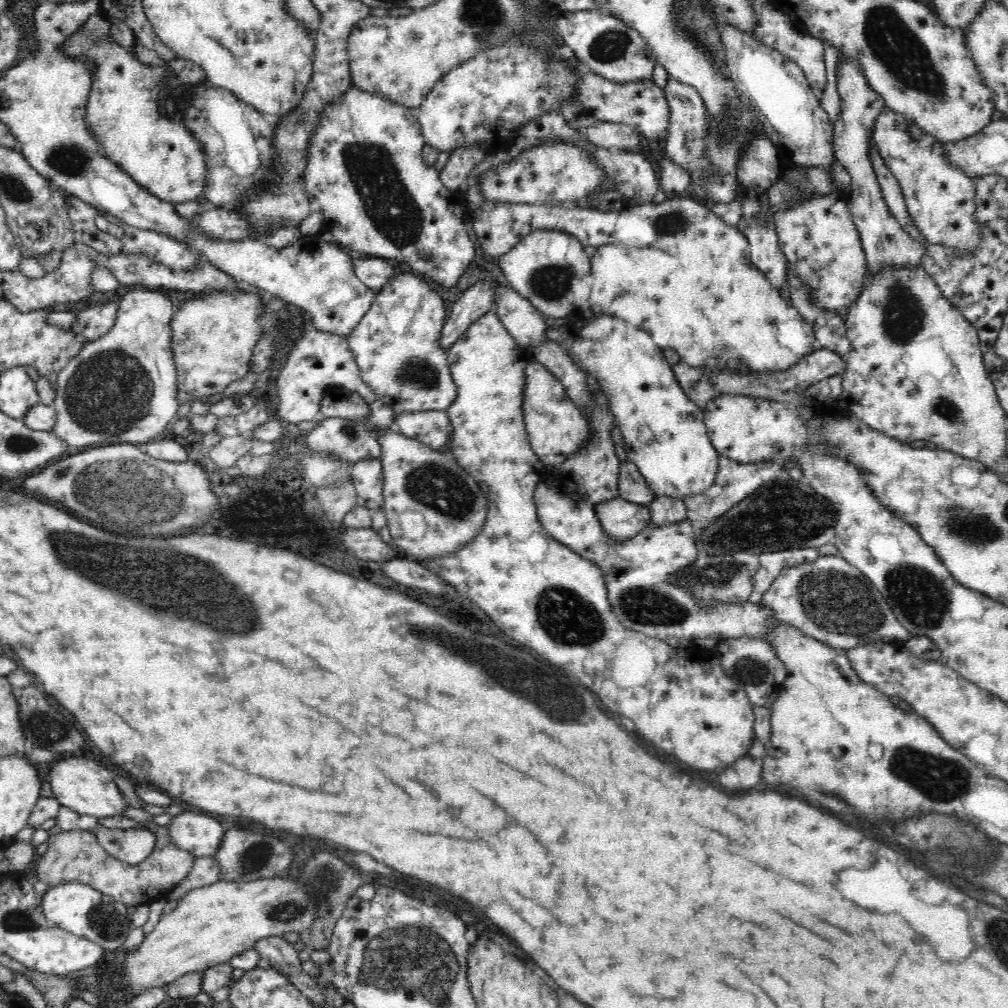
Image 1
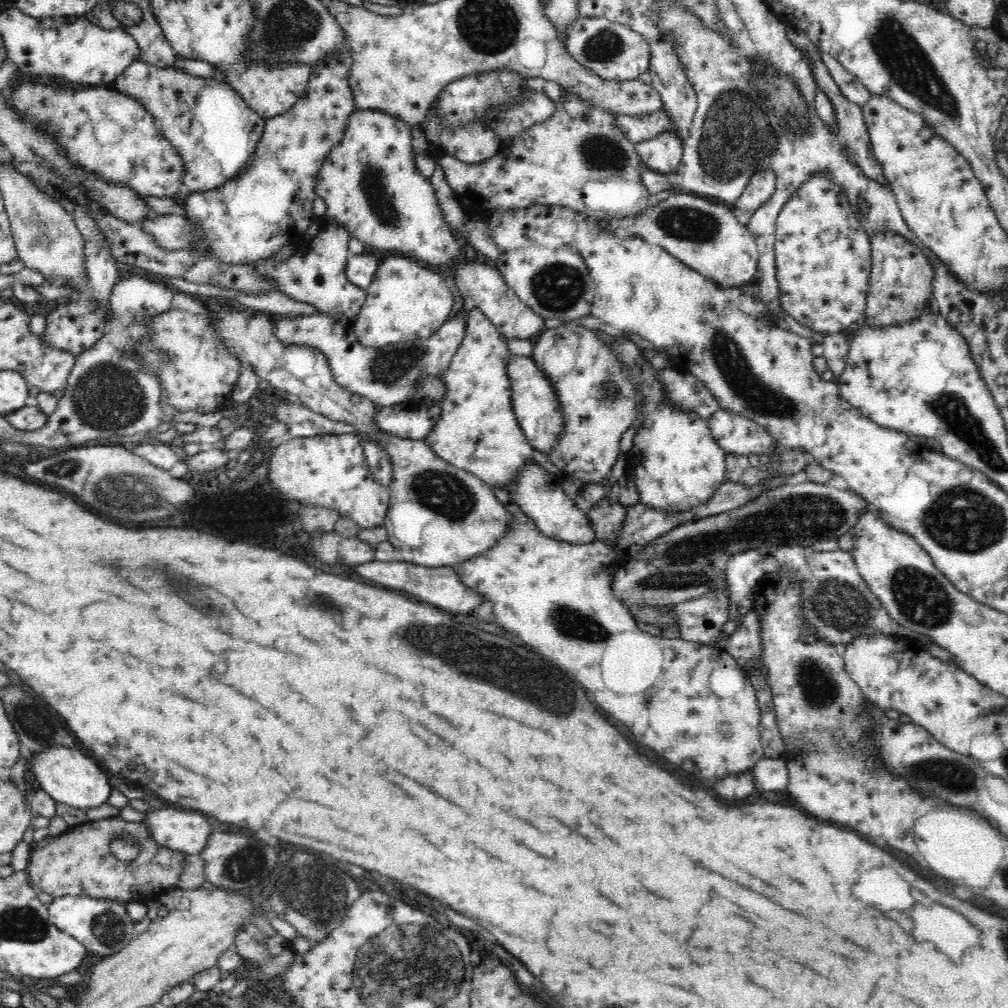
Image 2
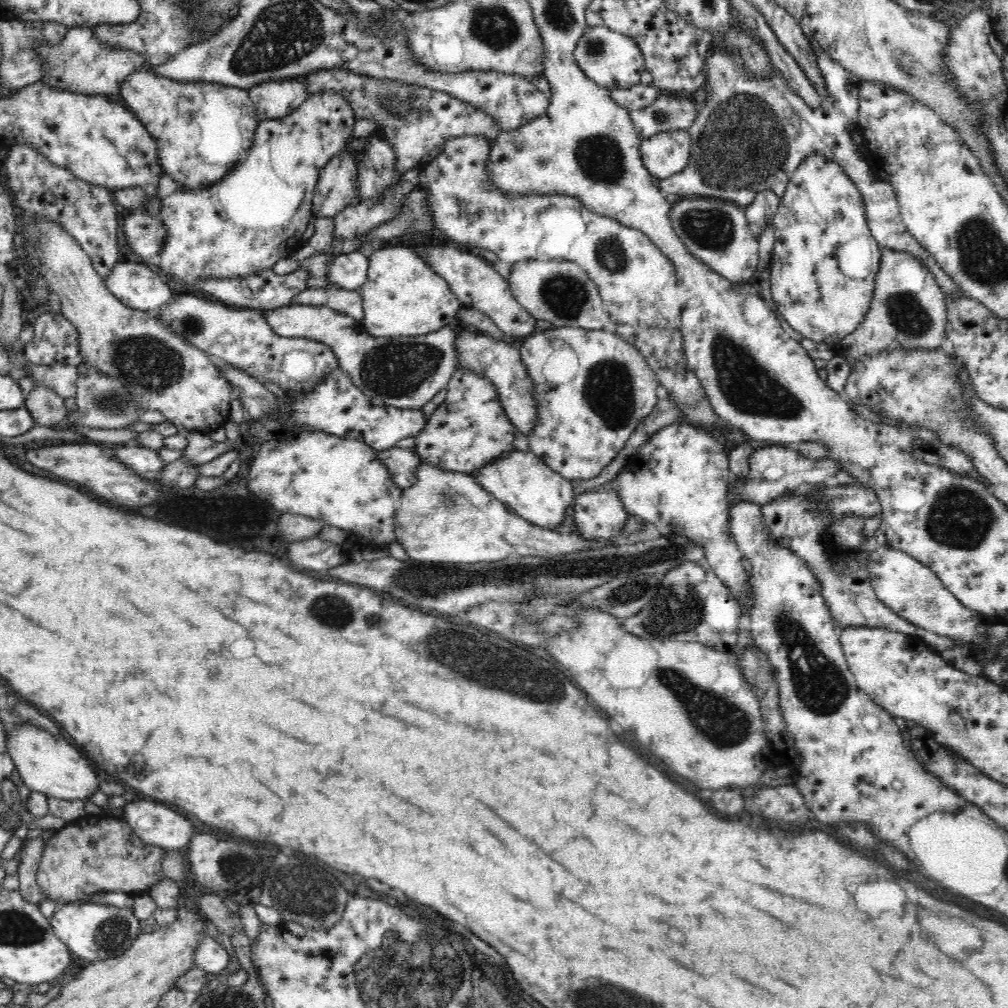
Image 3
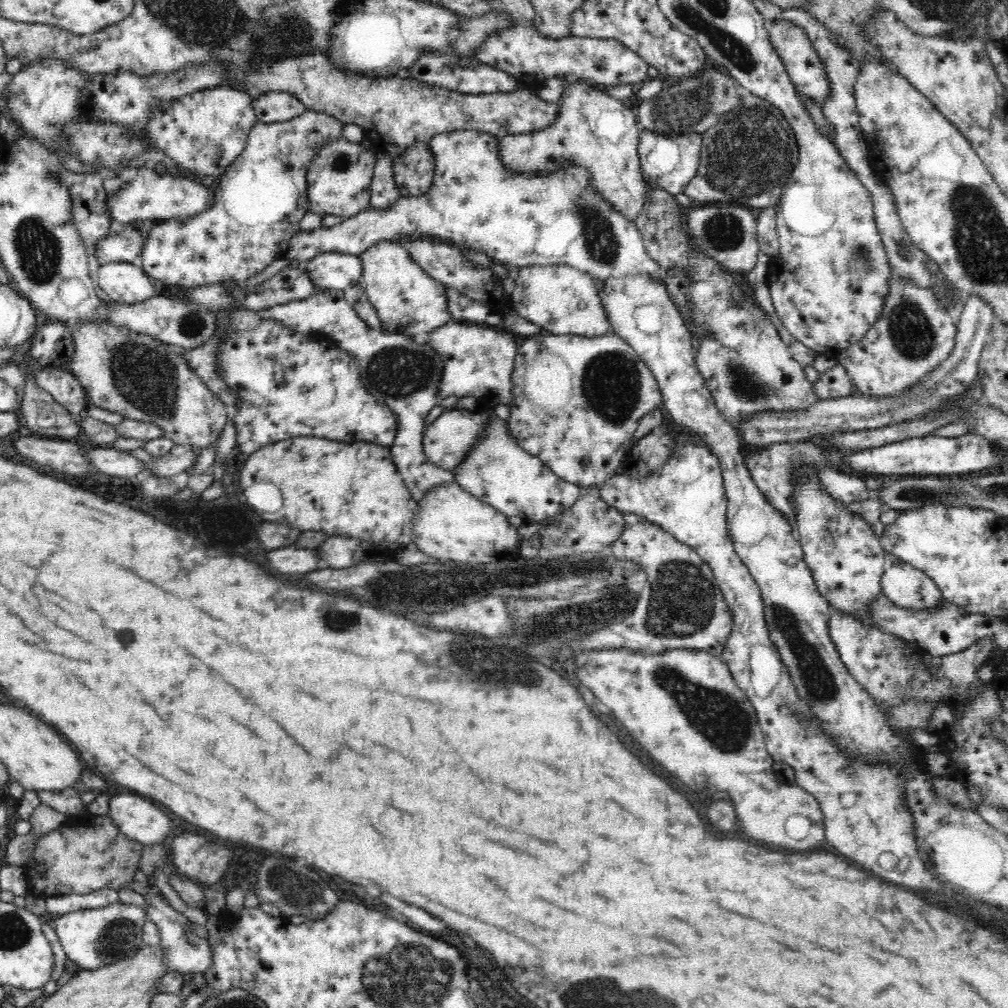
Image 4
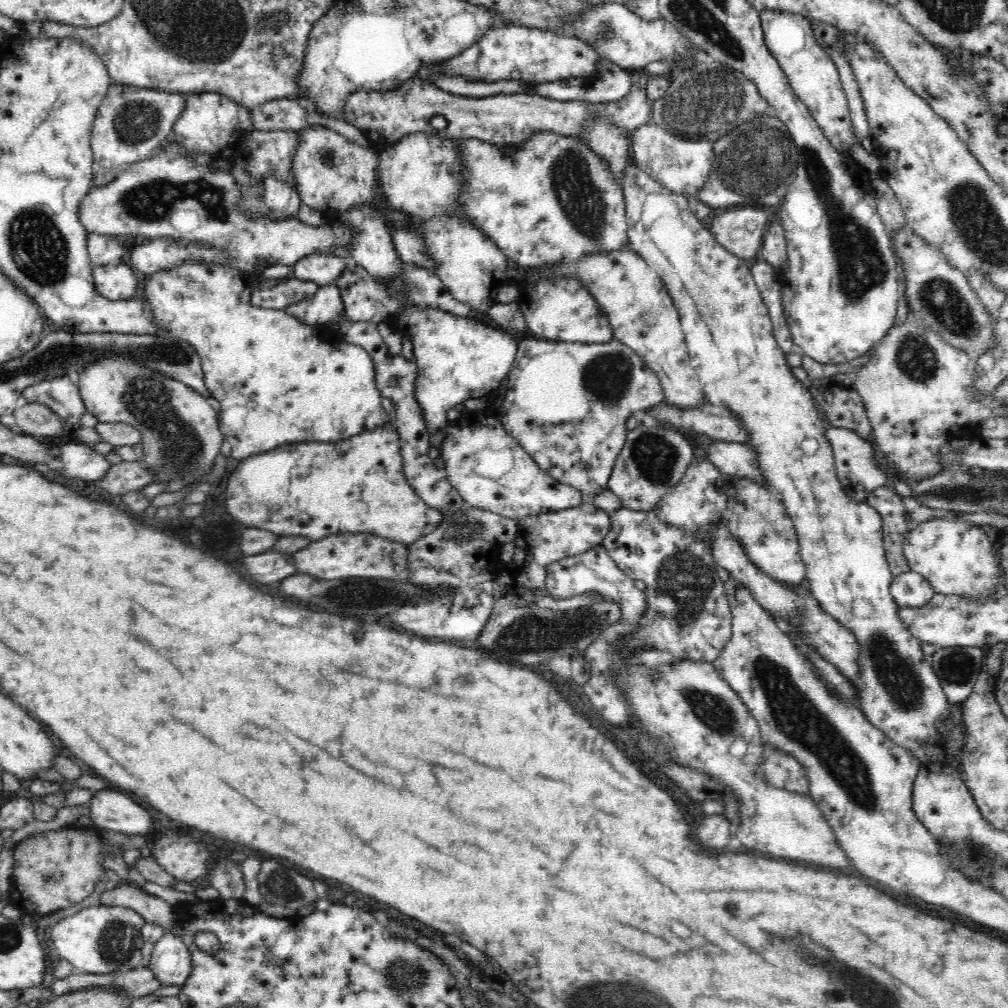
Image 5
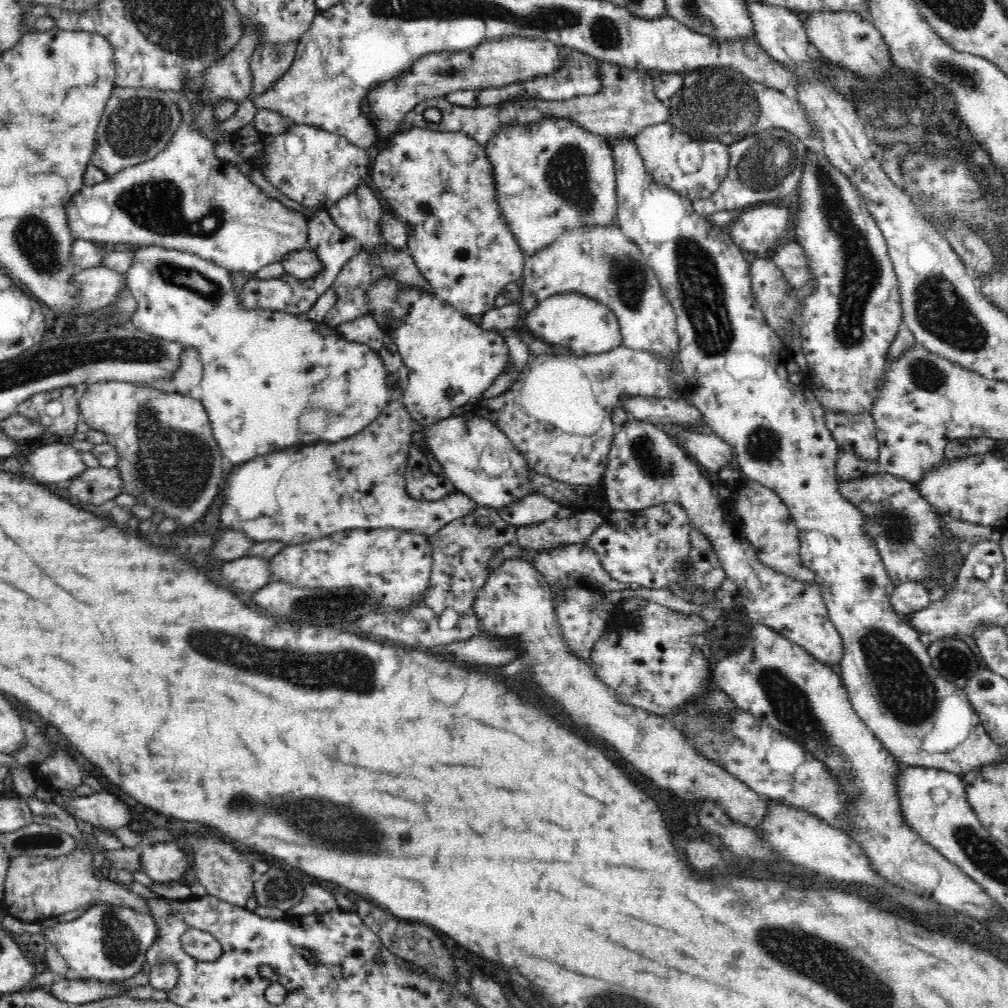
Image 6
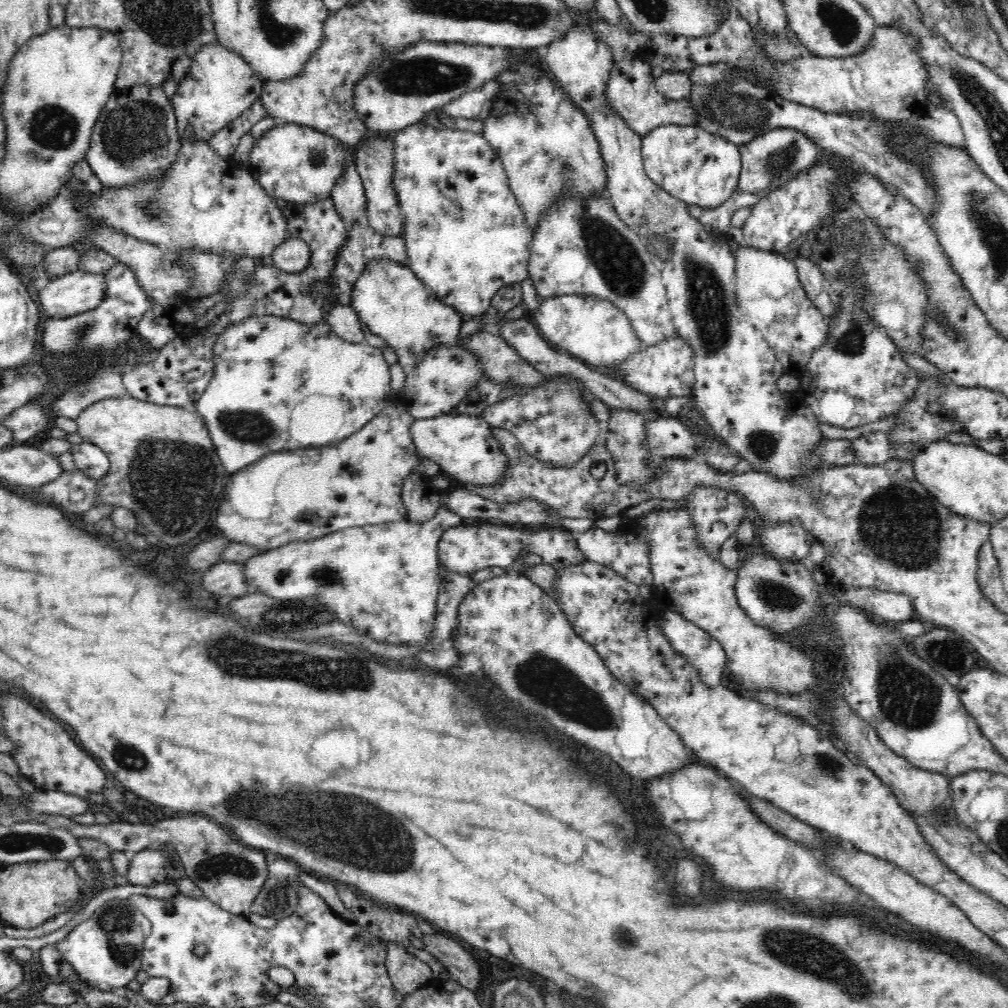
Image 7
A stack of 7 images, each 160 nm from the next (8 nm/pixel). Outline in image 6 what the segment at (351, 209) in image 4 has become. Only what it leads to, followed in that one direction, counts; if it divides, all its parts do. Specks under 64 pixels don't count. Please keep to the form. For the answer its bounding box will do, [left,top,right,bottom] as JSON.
[264,123,373,211]

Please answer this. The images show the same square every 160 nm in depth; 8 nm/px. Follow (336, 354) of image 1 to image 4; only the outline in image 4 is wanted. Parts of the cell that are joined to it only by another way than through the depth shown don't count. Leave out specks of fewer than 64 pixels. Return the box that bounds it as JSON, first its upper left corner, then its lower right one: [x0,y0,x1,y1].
[258,288,455,502]

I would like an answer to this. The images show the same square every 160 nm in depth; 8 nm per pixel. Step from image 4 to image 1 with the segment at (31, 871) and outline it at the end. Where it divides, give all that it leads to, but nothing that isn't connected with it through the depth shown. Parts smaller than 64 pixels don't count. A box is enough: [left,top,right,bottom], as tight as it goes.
[34,814,196,909]

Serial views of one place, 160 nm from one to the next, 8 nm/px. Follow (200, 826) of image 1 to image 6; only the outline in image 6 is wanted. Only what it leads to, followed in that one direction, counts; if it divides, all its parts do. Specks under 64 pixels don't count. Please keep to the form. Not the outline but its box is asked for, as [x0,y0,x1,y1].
[63,791,132,829]

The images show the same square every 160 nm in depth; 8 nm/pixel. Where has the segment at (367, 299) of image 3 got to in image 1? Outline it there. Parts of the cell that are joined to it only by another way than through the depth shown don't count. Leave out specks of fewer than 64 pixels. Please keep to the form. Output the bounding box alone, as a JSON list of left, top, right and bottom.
[348,271,457,414]

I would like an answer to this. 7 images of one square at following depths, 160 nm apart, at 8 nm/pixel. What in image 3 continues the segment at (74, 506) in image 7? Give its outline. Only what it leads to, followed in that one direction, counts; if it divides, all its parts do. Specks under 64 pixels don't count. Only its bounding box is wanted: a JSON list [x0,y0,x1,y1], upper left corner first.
[183,432,234,466]

